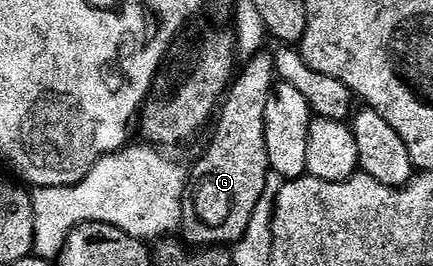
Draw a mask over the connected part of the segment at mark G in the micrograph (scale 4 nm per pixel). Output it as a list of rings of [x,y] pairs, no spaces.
[[[261,50],[254,56],[247,57],[248,64],[235,73],[234,79],[222,102],[215,121],[216,133],[208,144],[208,149],[200,156],[200,161],[190,168],[190,195],[187,197],[186,212],[197,224],[192,238],[198,246],[235,245],[246,234],[250,218],[254,215],[255,206],[267,188],[266,176],[270,169],[268,147],[266,146],[266,102],[277,83],[276,57],[271,51]]]

